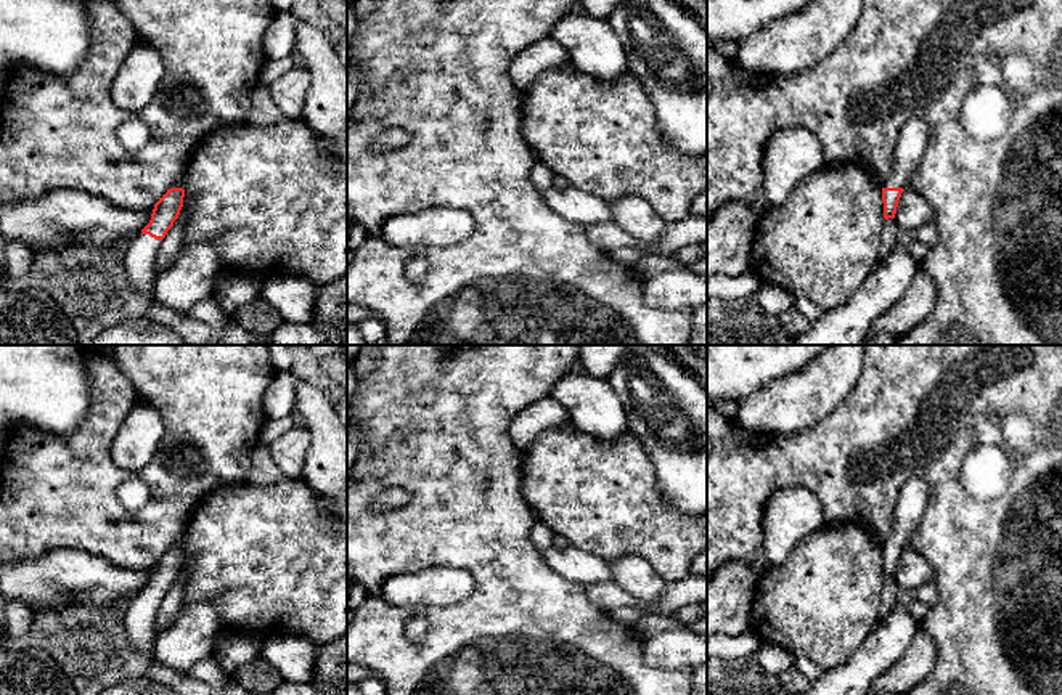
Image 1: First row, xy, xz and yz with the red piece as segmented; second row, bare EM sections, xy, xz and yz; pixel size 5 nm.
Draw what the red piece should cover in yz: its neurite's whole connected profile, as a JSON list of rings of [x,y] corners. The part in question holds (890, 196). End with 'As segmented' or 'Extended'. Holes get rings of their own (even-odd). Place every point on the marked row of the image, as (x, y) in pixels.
[[[882,188],[884,218],[895,218],[903,188]]]. As segmented

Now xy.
[[[170,188],[154,204],[149,223],[132,241],[125,252],[125,268],[135,291],[145,297],[153,297],[156,284],[154,260],[161,241],[174,226],[183,207],[185,189]]]. Extended

